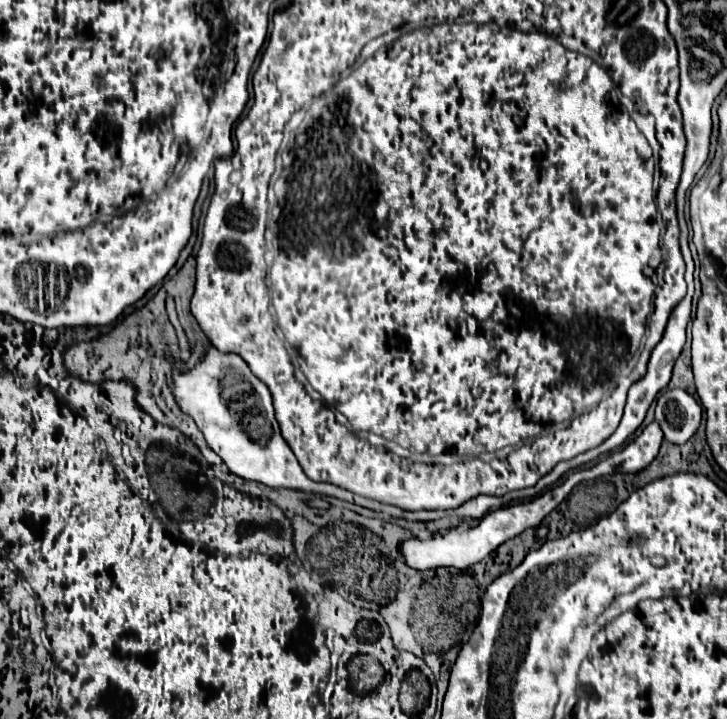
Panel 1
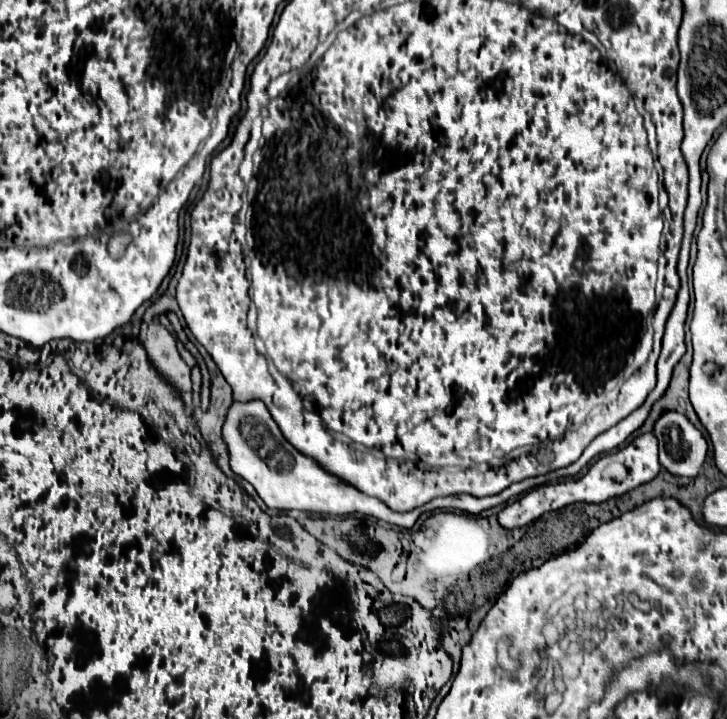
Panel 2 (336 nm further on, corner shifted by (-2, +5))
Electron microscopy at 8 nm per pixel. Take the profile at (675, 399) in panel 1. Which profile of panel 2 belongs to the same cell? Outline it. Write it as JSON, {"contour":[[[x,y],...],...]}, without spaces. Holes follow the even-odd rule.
{"contour":[[[664,412],[656,424],[654,434],[660,442],[660,464],[676,476],[698,476],[708,442],[702,432],[680,412]]]}

